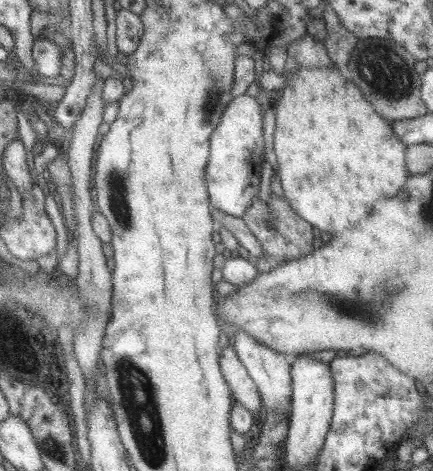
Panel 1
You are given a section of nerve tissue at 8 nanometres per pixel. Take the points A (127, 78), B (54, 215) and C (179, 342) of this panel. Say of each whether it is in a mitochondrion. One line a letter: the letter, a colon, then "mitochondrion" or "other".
A: other
B: other
C: other

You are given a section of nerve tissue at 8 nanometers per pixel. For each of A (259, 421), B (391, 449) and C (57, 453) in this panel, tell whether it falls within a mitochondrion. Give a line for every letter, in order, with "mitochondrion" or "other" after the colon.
A: other
B: other
C: mitochondrion

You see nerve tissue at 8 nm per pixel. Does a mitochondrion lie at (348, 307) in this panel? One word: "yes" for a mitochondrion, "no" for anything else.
yes

